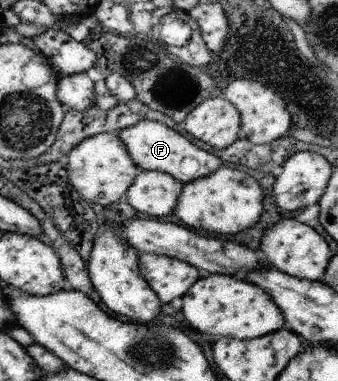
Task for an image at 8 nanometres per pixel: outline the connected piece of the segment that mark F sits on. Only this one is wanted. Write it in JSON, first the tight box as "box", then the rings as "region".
{"box":[115,119,222,184],"region":[[[140,119],[136,124],[118,129],[115,134],[127,147],[128,154],[140,170],[165,172],[176,177],[182,184],[202,178],[222,167],[222,161],[214,154],[198,148],[188,138],[160,121]]]}

